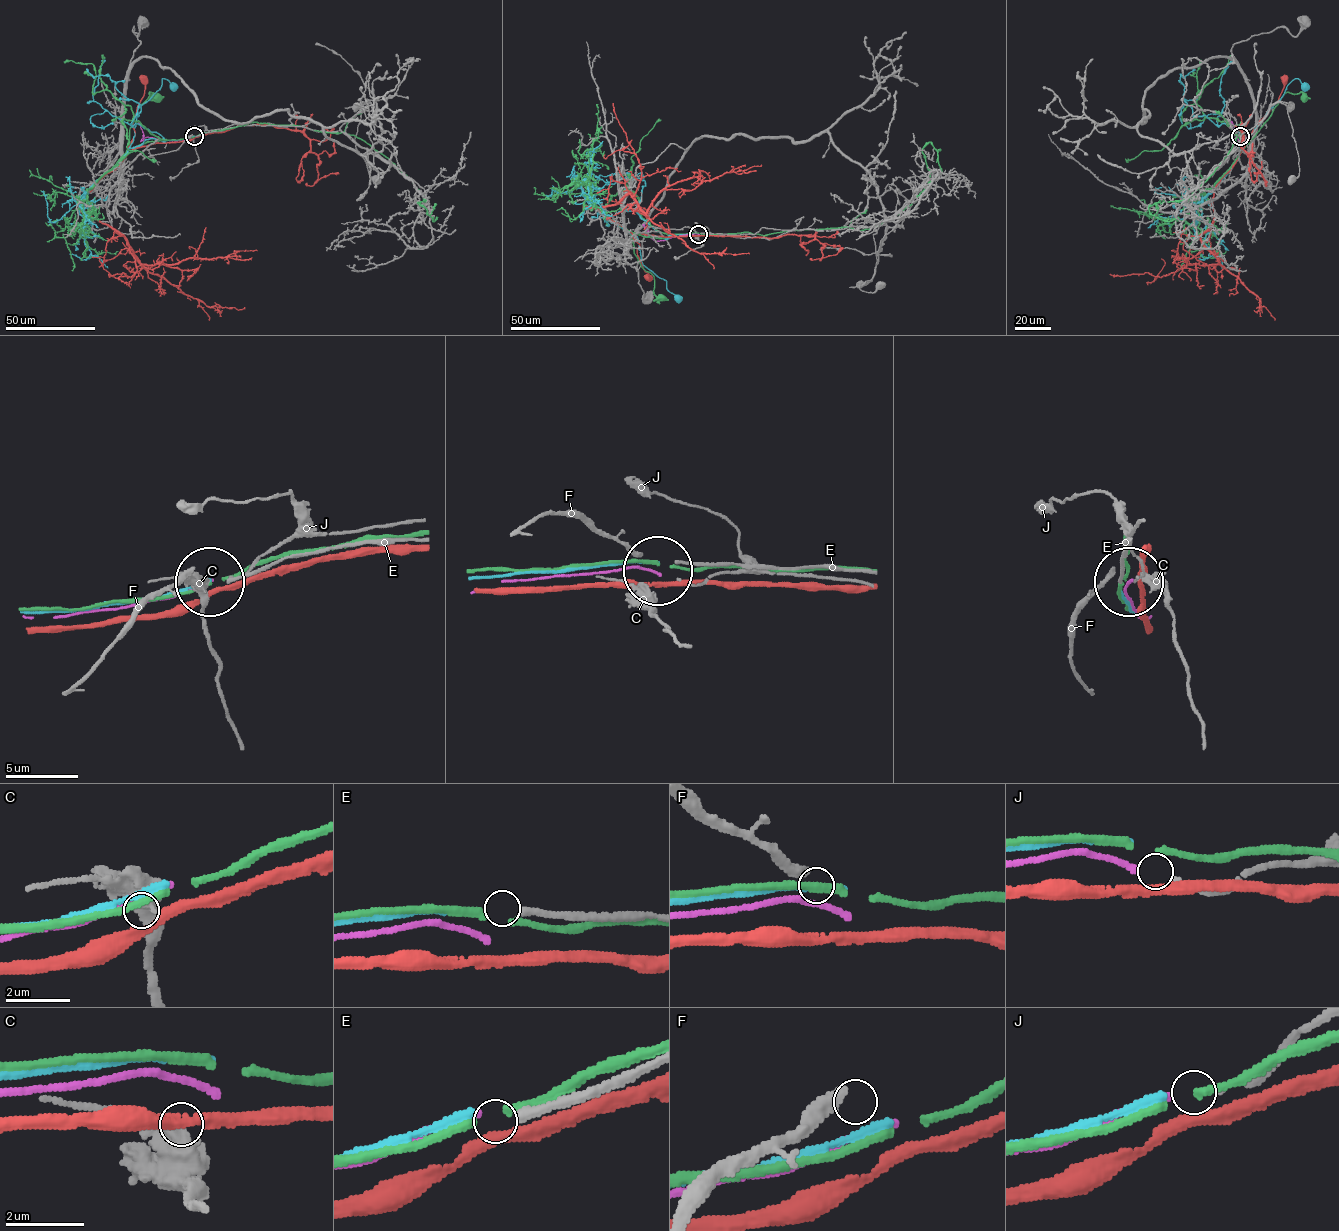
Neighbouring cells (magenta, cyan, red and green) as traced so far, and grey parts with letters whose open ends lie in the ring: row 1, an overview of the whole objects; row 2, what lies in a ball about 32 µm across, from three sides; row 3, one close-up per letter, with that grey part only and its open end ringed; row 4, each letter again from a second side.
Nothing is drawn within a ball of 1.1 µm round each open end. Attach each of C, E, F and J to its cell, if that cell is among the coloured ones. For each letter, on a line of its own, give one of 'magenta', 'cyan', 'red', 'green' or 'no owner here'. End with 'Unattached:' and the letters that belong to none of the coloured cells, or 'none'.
C: red
E: no owner here
F: no owner here
J: magenta
Unattached: E, F

